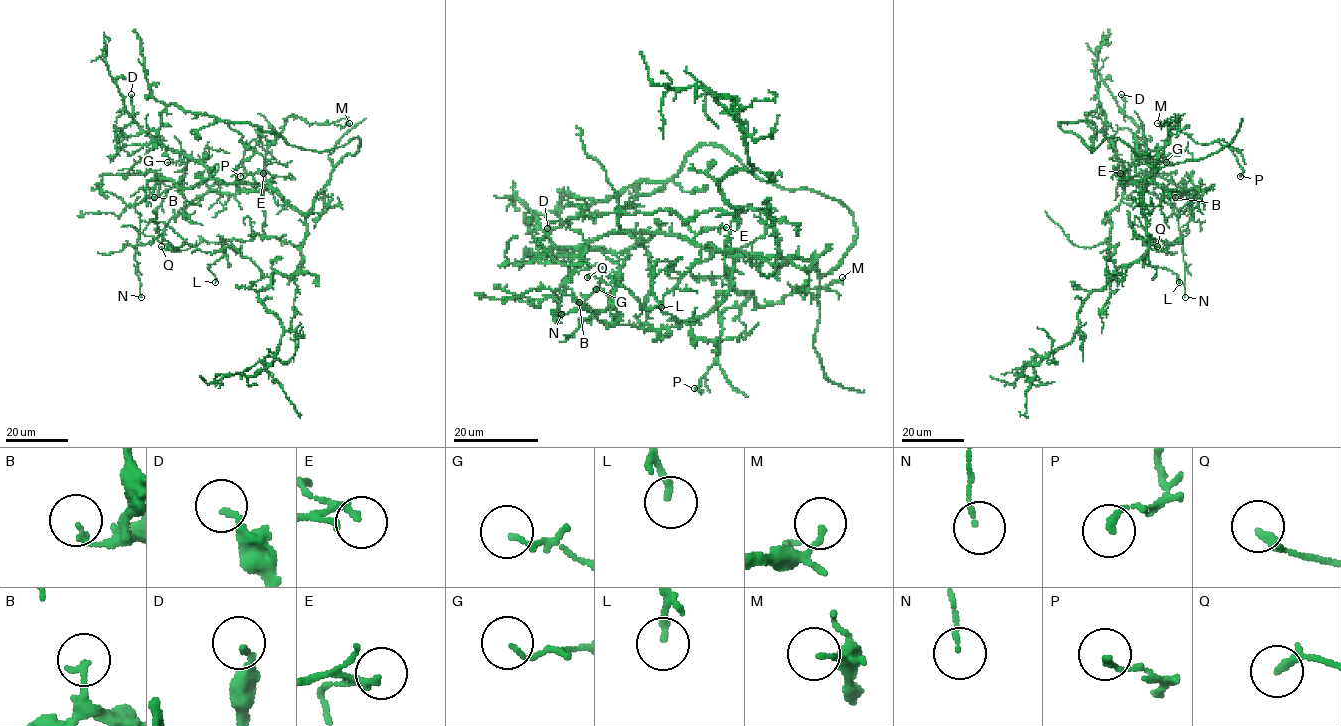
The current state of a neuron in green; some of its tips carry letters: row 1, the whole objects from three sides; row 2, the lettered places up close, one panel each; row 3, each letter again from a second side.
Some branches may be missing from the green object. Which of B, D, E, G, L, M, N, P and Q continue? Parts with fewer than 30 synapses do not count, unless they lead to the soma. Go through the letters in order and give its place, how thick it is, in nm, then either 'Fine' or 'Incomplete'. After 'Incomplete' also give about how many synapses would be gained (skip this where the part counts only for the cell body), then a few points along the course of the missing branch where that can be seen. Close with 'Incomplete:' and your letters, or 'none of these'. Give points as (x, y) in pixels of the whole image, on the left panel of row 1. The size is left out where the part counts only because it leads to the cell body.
B: Place: (154, 197). Thickness 160 nm. Fine
D: Place: (131, 94). Thickness 150 nm. Fine
E: Place: (263, 173). Thickness 140 nm. Fine
G: Place: (167, 162). Thickness 110 nm. Fine
L: Place: (215, 282). Thickness 180 nm. Fine
M: Place: (349, 123). Thickness 100 nm. Fine
N: Place: (141, 297). Thickness 100 nm. Fine
P: Place: (240, 176). Thickness 160 nm. Fine
Q: Place: (161, 246). Thickness 260 nm. Fine
Incomplete: none of these

